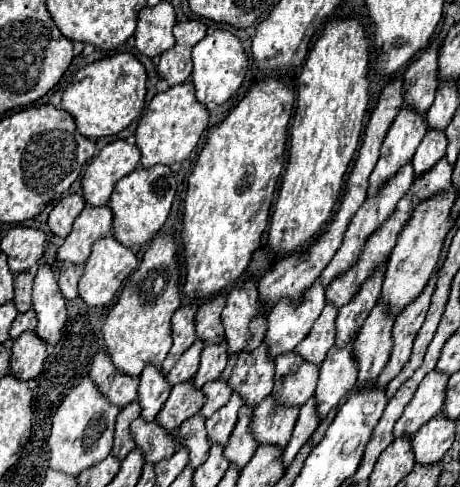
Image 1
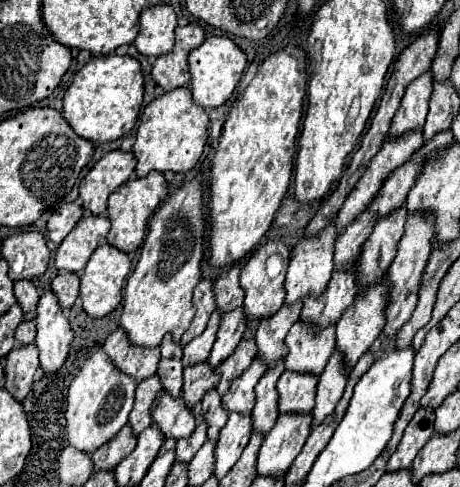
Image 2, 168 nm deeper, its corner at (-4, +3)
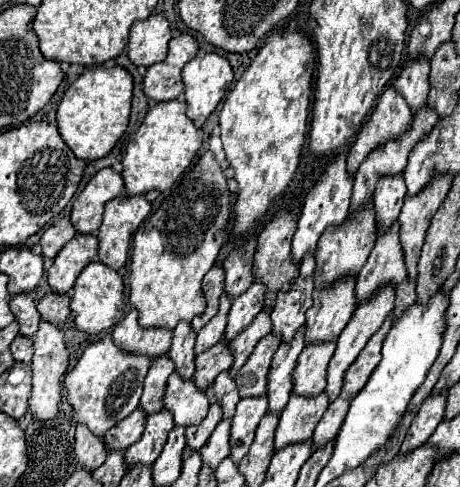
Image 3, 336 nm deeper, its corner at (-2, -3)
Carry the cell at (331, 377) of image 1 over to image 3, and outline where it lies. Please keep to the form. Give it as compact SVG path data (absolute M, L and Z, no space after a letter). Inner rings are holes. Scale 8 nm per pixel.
M393 223L387 231L377 237L377 243L359 271L355 293L359 301L371 297L379 287L387 283L399 285L407 277L407 267L403 259L403 247L399 241L399 223Z

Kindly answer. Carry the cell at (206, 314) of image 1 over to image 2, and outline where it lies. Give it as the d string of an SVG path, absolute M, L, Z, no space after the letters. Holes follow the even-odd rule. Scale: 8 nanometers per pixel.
M235 265L231 267L229 271L225 271L217 281L215 281L215 287L213 287L213 293L215 293L215 303L217 303L217 311L221 315L229 313L229 311L235 311L237 307L243 305L243 289L239 287L239 271L241 267Z

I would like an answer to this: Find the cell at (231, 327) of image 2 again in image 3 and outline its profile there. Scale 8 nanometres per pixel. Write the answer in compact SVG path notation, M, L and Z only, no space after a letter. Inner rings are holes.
M255 281L245 293L233 299L233 305L229 311L229 323L225 329L227 341L231 341L241 329L245 329L255 319L255 315L265 307L265 293L267 293L267 287Z

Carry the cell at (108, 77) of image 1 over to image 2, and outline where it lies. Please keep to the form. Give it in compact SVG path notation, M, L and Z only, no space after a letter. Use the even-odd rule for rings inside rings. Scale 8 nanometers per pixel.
M103 55L89 61L75 77L63 97L63 117L73 131L93 143L107 143L131 131L141 111L143 73L137 59L129 55Z

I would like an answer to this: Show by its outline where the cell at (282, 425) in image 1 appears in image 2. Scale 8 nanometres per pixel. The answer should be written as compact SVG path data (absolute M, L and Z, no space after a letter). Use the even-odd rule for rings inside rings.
M283 371L277 381L279 415L281 413L309 413L313 409L317 377L301 377L293 371Z

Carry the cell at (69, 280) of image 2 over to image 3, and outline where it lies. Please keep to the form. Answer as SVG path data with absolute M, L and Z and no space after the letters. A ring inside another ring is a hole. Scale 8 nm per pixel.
M47 293L39 303L37 311L41 313L43 321L49 321L57 327L61 327L69 315L69 297L59 293Z

